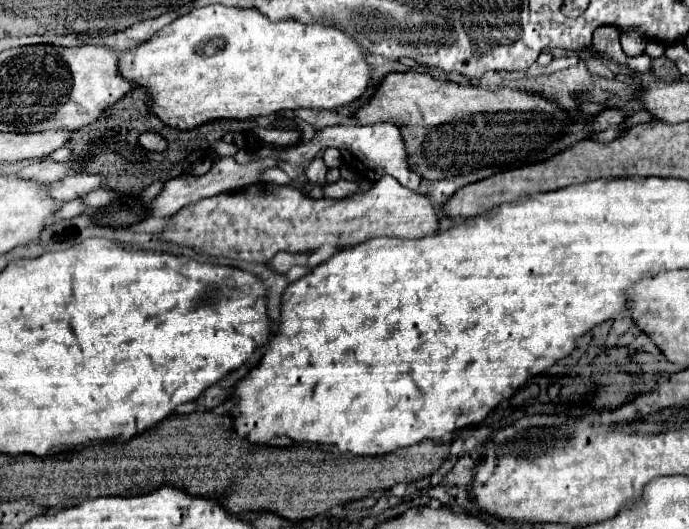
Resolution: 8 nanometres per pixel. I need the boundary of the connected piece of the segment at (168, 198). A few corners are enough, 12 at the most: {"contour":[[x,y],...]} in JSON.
{"contour":[[219,157],[201,177],[177,177],[147,207],[175,215],[181,207],[259,181],[275,167],[265,157],[240,165]]}

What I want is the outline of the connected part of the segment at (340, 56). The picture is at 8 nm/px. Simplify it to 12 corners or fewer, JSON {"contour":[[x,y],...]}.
{"contour":[[255,7],[175,19],[119,71],[169,127],[337,109],[345,31]]}

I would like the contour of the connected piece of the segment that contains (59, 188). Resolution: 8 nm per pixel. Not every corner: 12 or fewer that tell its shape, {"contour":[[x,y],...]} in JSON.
{"contour":[[75,171],[51,183],[59,201],[83,197],[107,183],[101,173]]}

